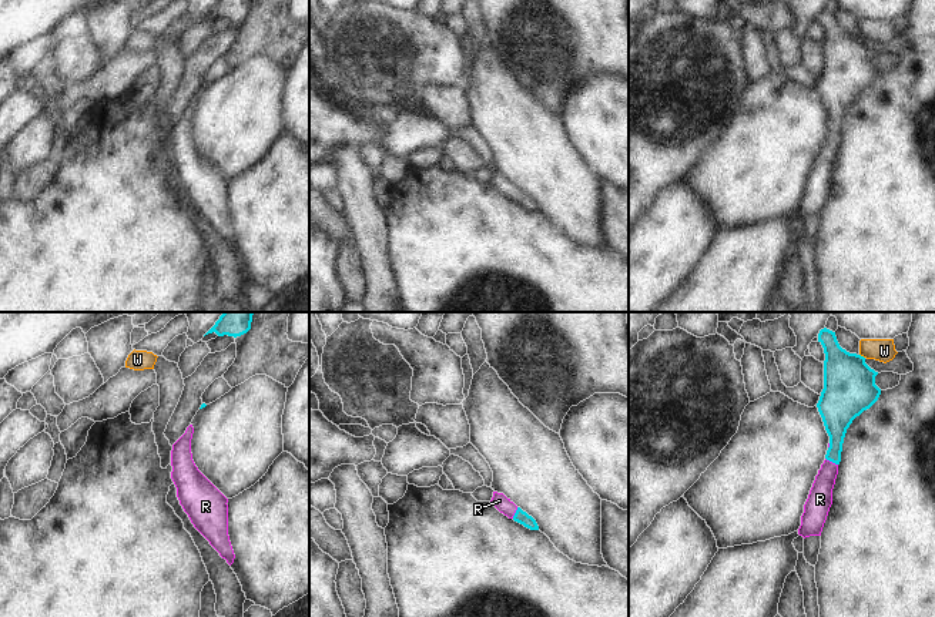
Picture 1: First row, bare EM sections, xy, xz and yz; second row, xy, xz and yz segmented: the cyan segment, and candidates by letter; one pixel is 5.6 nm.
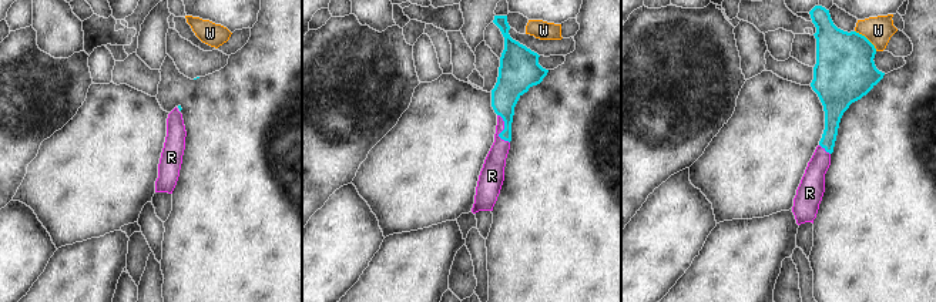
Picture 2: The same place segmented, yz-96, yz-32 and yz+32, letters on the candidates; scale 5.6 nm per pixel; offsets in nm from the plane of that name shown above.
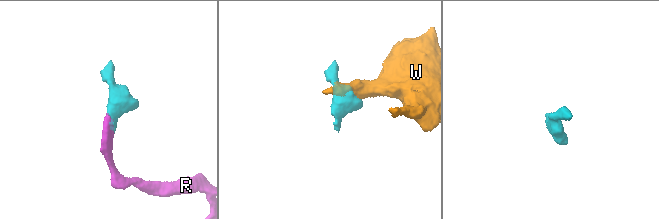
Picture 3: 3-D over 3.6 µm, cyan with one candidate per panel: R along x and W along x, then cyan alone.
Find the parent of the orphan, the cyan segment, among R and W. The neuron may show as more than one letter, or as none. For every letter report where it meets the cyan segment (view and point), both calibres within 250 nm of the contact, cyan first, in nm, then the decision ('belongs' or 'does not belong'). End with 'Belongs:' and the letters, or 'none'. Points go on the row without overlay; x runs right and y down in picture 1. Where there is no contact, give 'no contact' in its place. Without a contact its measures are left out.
R: contact yz (831, 141); calibres 160 and 140 nm; belongs
W: contact yz (863, 37); calibres 300 and 130 nm; does not belong
Belongs: R

